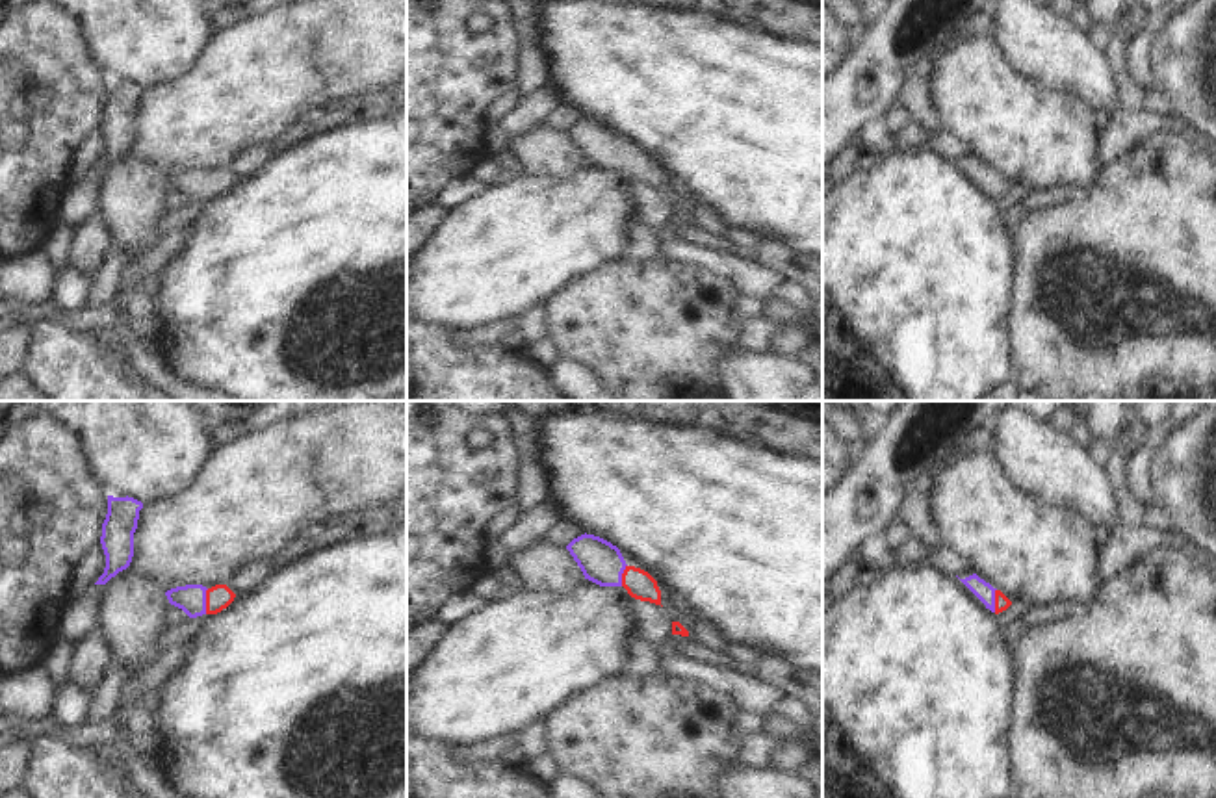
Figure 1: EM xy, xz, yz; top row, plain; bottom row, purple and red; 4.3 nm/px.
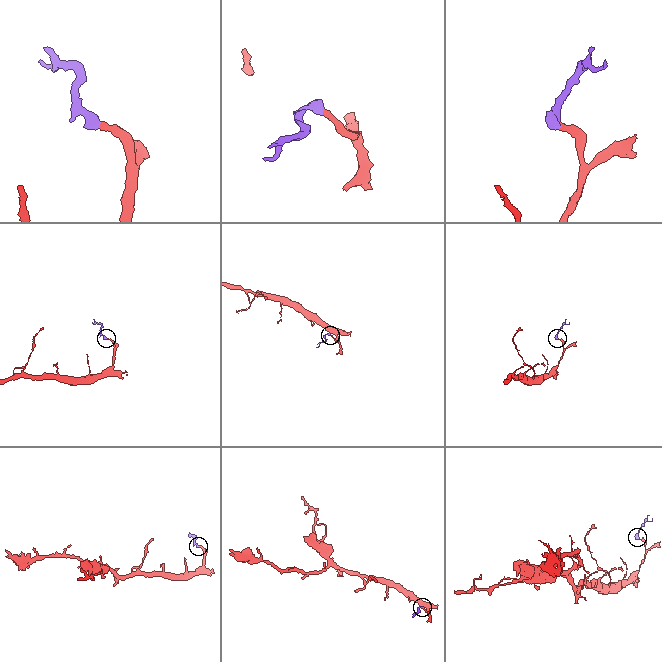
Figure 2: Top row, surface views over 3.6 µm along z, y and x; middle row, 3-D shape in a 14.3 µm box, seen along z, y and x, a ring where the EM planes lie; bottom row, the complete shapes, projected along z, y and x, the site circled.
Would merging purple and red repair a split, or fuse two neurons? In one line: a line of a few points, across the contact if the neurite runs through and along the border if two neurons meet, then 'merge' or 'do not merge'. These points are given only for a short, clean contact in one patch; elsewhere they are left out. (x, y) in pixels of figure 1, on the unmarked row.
line xy (192, 182), (205, 186), (219, 180); merge

